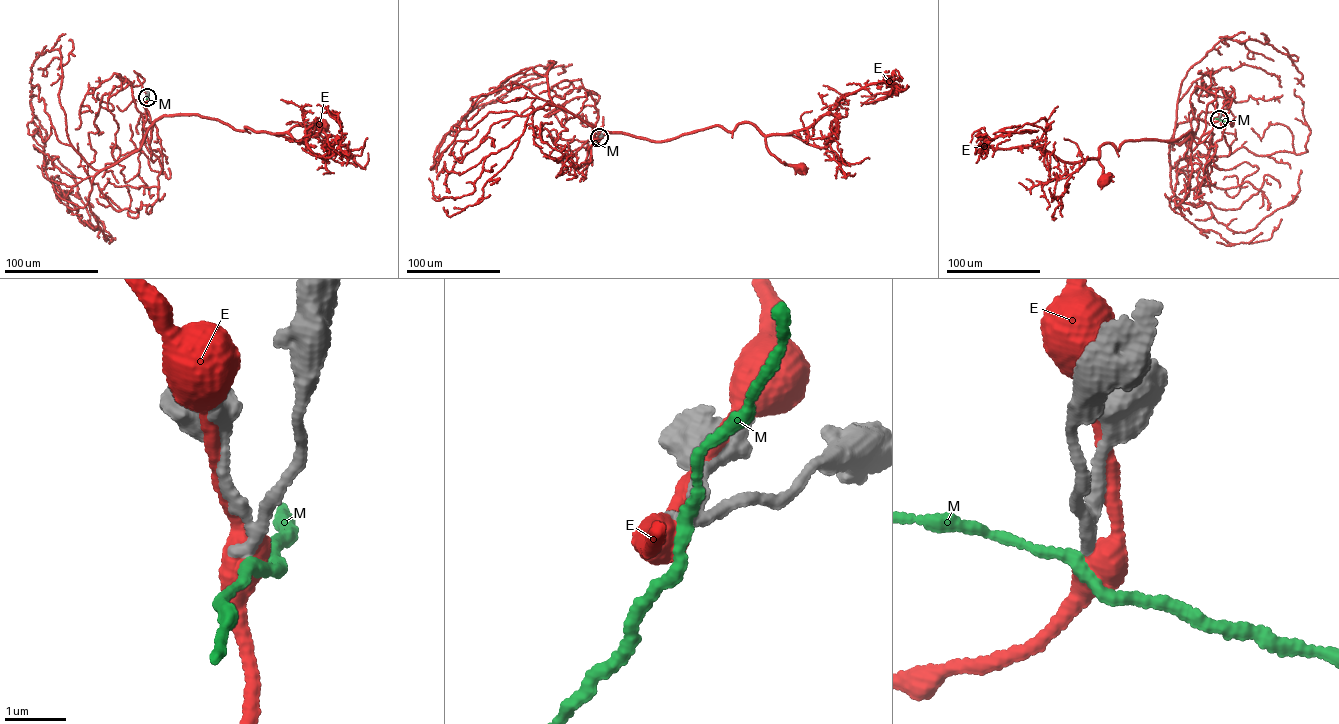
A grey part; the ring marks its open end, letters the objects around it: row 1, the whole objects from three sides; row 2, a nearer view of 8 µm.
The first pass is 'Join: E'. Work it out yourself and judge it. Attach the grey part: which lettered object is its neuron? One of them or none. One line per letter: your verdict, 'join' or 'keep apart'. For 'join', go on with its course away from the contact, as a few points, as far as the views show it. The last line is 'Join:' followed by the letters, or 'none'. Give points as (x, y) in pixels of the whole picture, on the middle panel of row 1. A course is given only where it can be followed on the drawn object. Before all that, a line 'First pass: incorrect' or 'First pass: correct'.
First pass: incorrect
E: keep apart
M: keep apart
Join: none

